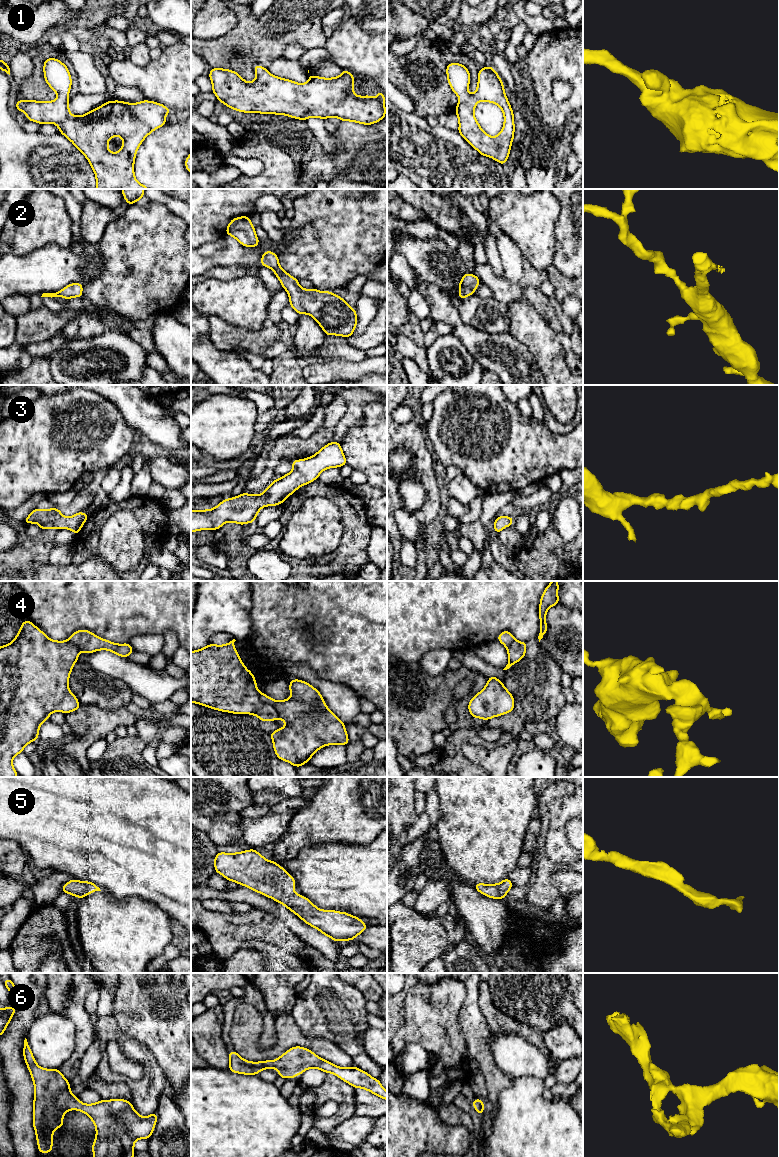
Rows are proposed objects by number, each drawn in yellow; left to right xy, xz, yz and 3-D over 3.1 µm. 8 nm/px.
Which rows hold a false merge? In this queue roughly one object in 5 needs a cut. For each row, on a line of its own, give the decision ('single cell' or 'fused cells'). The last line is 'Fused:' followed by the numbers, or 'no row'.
1: single cell
2: single cell
3: single cell
4: fused cells
5: single cell
6: single cell
Fused: 4

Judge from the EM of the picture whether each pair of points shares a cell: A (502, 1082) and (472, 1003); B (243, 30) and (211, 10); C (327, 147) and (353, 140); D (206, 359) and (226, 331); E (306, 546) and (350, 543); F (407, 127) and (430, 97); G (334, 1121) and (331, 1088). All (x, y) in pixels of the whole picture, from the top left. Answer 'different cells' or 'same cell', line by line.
A: same cell
B: different cells
C: different cells
D: different cells
E: different cells
F: different cells
G: same cell

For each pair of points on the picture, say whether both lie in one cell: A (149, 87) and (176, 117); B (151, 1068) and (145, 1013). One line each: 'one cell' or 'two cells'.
A: two cells
B: two cells

